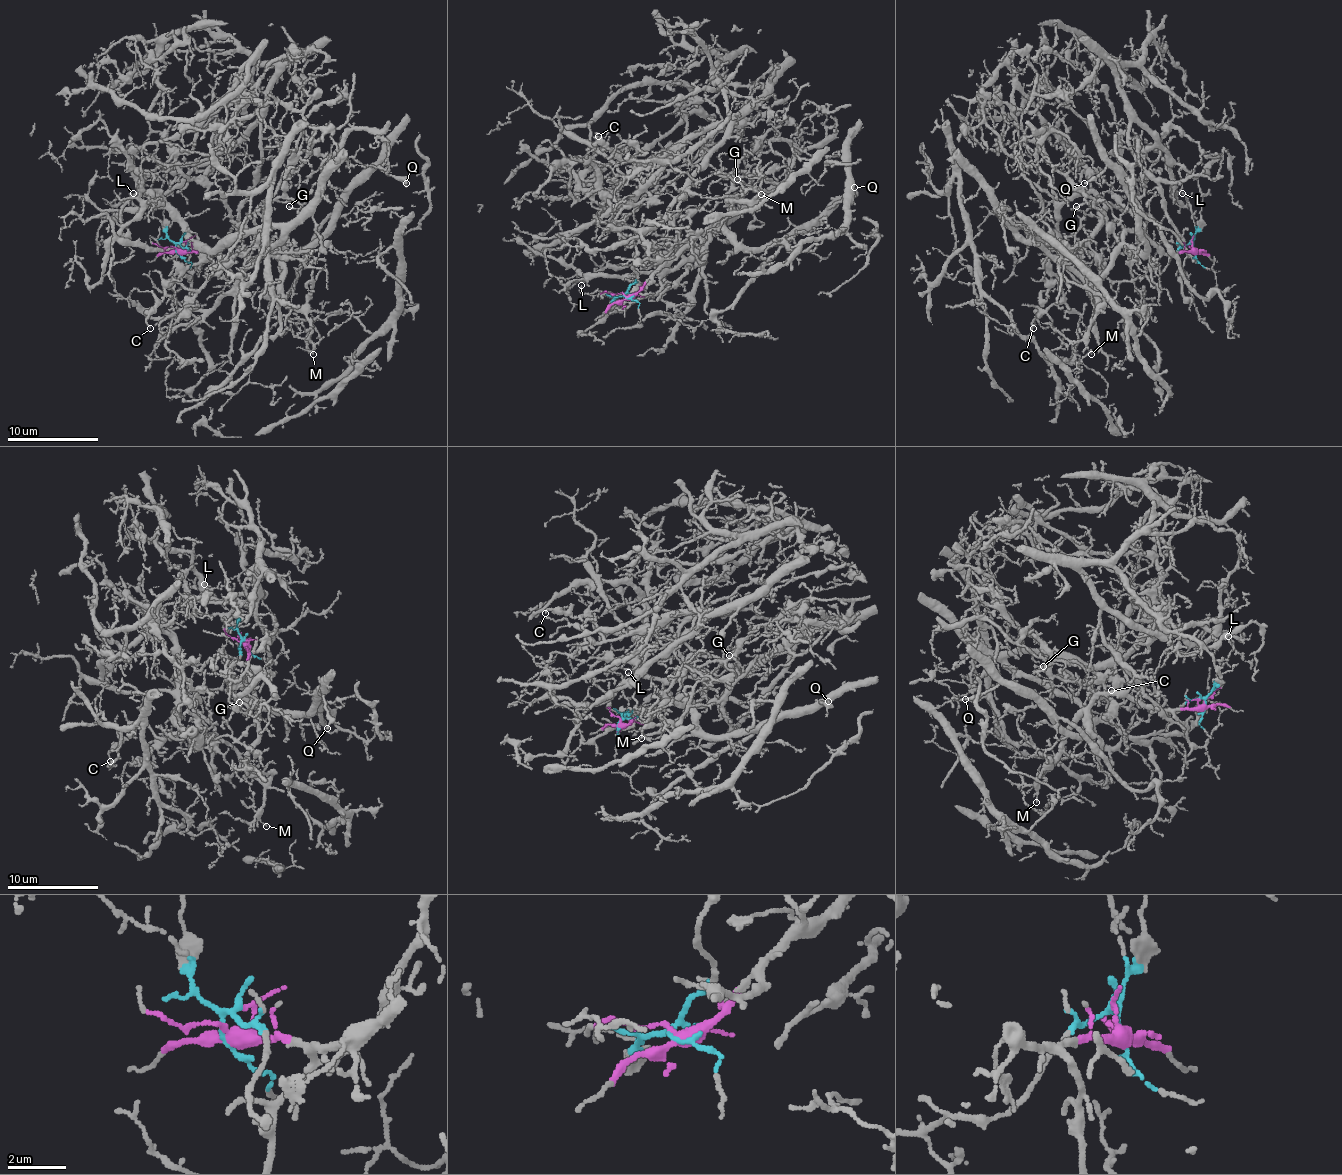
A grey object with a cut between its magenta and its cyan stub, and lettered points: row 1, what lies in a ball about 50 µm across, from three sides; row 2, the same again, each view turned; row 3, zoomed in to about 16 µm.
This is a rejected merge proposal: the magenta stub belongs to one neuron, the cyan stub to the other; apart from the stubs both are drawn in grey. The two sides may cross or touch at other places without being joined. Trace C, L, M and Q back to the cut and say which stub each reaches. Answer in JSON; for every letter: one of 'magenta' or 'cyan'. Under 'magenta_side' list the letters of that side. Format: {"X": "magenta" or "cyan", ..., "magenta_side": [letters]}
{"C": "cyan", "L": "cyan", "M": "magenta", "Q": "magenta", "magenta_side": ["M", "Q"]}

